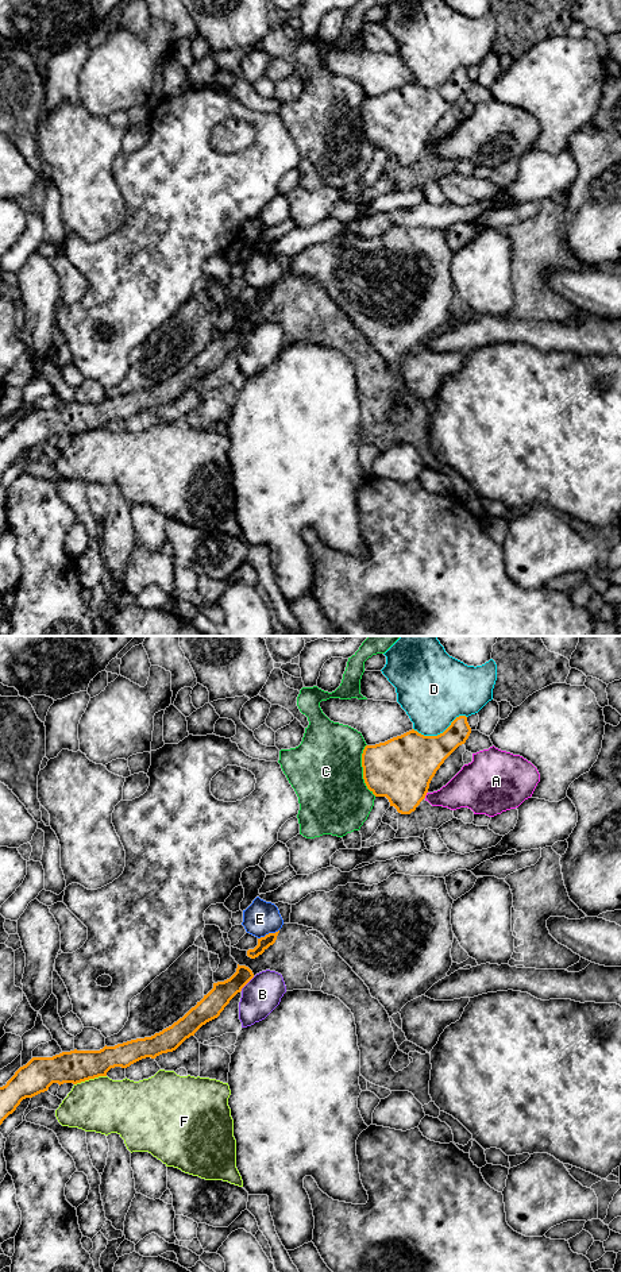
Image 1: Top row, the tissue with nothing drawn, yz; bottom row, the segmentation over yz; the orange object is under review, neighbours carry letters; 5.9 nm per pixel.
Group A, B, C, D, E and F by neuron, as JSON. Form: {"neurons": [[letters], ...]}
{"neurons": [["A"], ["B"], ["C"], ["D"], ["E"], ["F"]]}

